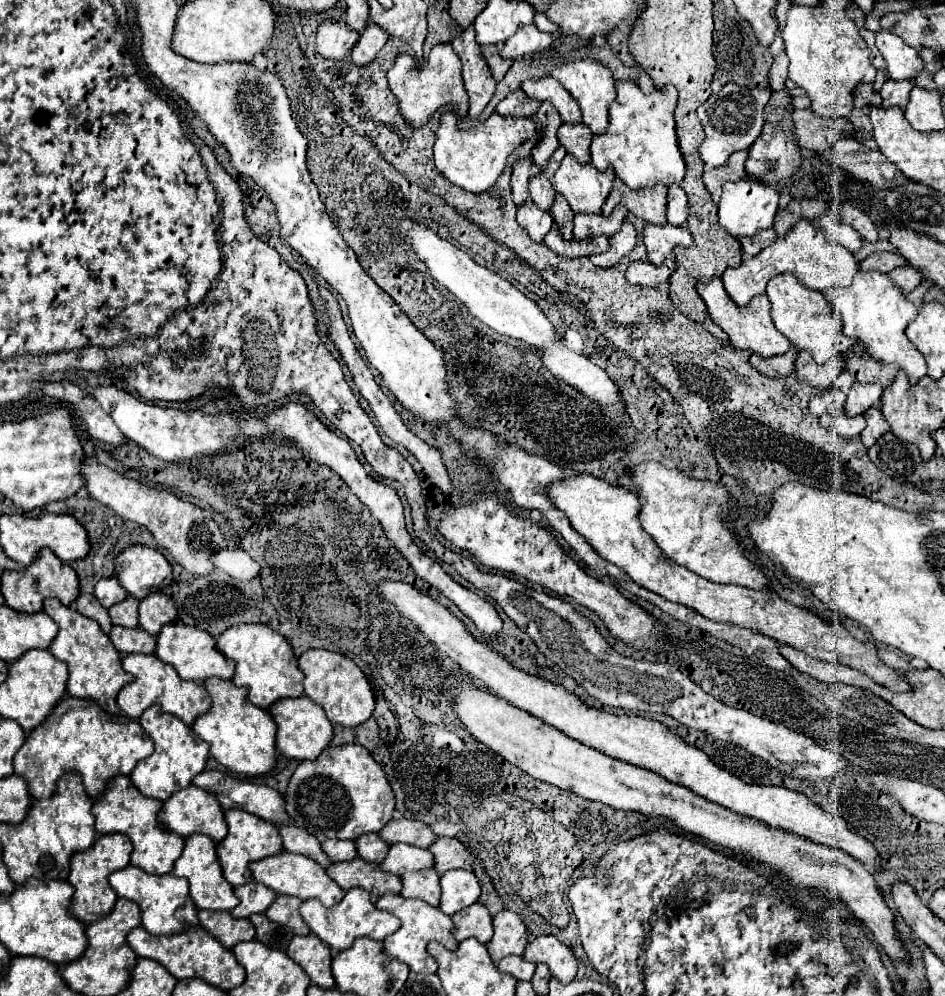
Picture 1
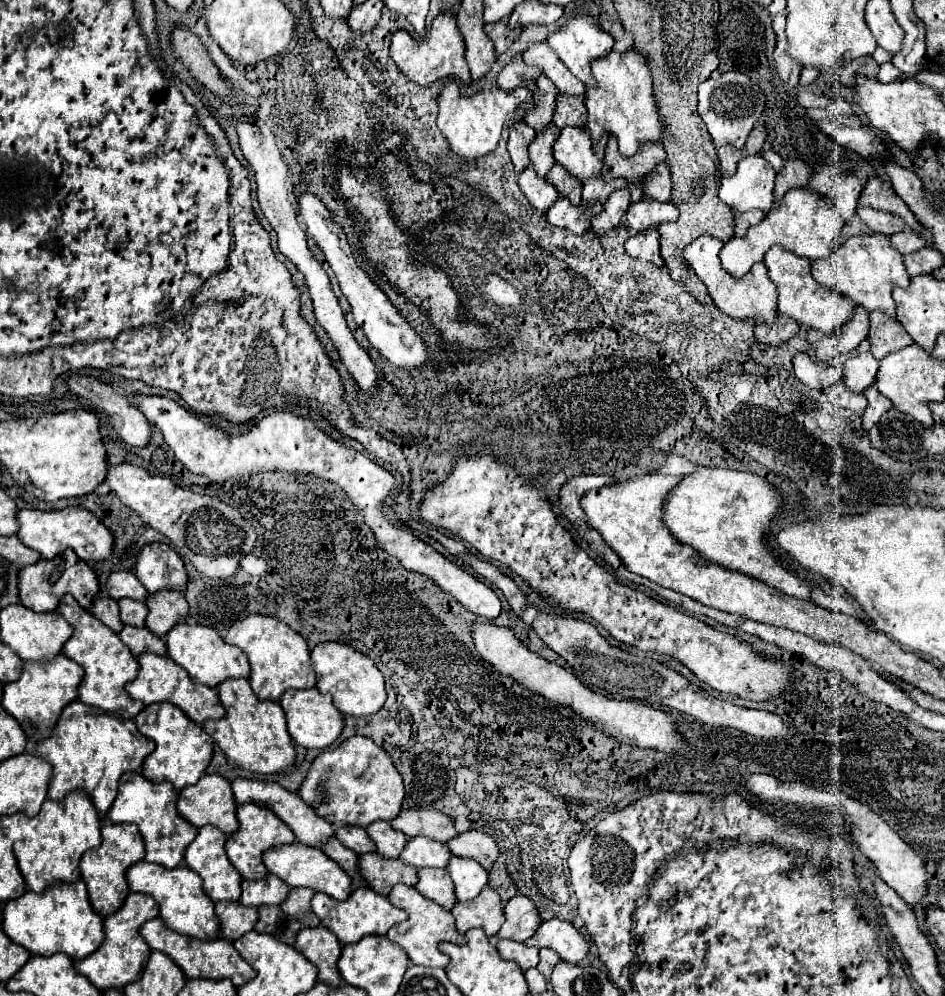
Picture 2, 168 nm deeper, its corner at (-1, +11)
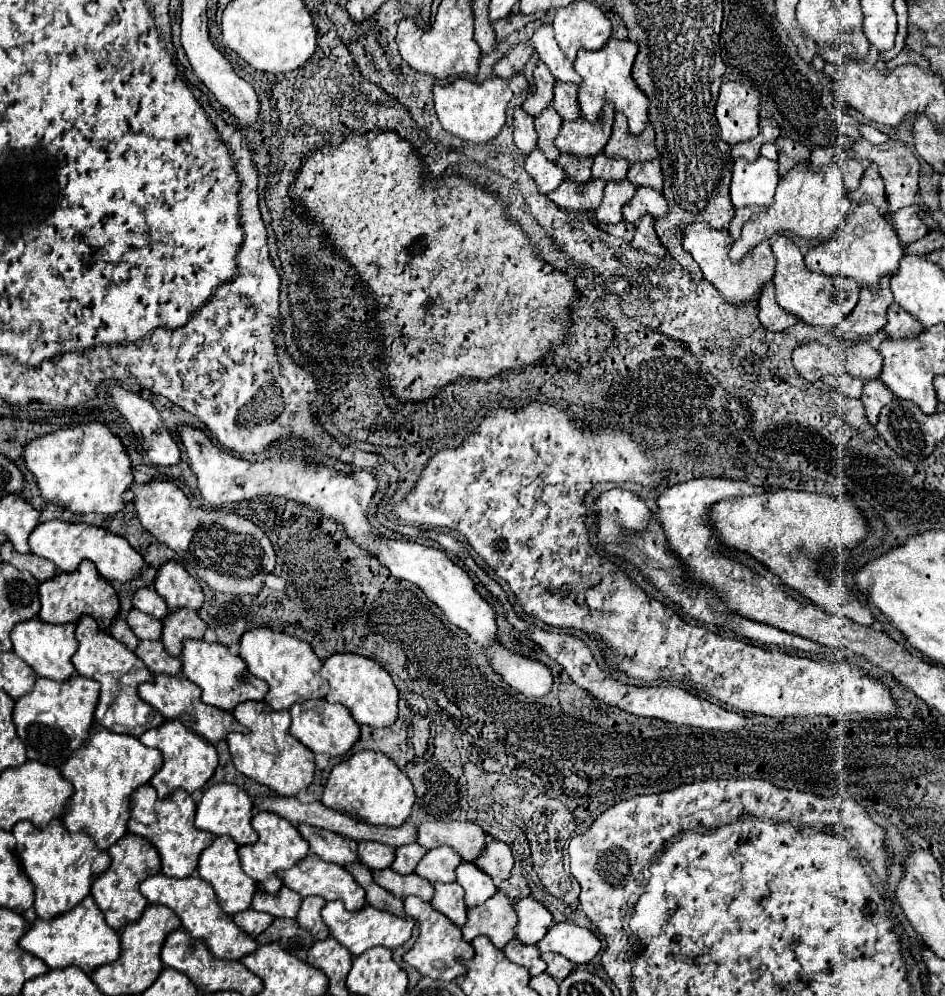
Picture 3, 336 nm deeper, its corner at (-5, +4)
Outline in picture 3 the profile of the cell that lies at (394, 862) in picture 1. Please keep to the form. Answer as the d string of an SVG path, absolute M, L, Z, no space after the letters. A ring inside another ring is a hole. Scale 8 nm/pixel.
M438 846L428 850L416 866L416 874L426 878L428 882L452 882L456 880L454 870L462 862L462 858L448 846Z

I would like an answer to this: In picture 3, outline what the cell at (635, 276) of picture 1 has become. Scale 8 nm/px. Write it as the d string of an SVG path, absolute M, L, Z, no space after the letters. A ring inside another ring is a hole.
M644 216L640 220L640 224L636 224L636 234L632 238L632 248L654 254L654 256L666 256L664 246L660 244L656 232L654 232L654 220L652 216Z

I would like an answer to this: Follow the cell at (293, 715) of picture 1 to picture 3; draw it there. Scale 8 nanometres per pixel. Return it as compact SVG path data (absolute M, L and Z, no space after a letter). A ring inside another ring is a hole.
M308 700L302 704L294 704L290 708L290 714L292 714L290 726L292 736L296 736L314 754L324 752L328 756L342 756L352 748L352 744L360 736L360 726L354 722L350 712L342 704L328 704L326 700Z

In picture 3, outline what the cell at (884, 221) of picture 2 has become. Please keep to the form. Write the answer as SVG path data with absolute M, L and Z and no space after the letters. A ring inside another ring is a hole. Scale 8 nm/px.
M908 206L902 208L894 214L884 214L884 218L894 226L898 238L902 244L910 244L916 242L918 238L922 238L928 232L928 226L924 226L916 214L916 206Z

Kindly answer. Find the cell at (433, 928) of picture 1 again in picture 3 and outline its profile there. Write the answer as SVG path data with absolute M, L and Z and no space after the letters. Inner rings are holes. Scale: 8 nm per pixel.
M418 896L404 898L404 912L412 916L420 924L420 934L414 946L402 956L406 964L414 966L422 976L428 978L442 978L442 980L454 980L456 976L464 974L462 960L470 960L474 956L474 948L470 942L462 940L460 928L452 924L444 914L436 912L428 902L424 902Z

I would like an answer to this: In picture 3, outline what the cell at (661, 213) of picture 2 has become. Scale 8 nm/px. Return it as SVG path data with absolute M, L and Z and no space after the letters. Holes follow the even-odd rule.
M638 188L632 202L622 208L624 220L636 224L640 216L650 214L652 218L664 218L668 214L668 204L660 192L652 192L652 188Z

